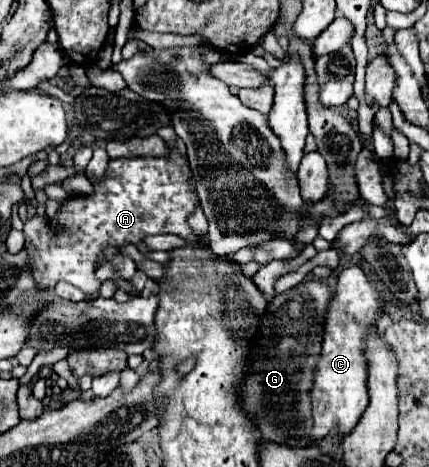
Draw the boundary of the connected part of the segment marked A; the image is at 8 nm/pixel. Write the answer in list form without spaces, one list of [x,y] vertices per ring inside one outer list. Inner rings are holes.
[[[172,150],[168,158],[146,156],[110,160],[108,176],[94,186],[94,194],[68,200],[58,210],[56,220],[30,218],[24,224],[24,236],[32,262],[32,276],[38,286],[54,294],[56,282],[64,280],[84,294],[94,294],[100,288],[100,280],[94,278],[96,256],[100,256],[106,246],[132,242],[144,254],[148,248],[142,244],[142,238],[148,234],[192,236],[186,218],[194,210],[196,196],[188,190],[188,176],[190,166],[176,150]]]

